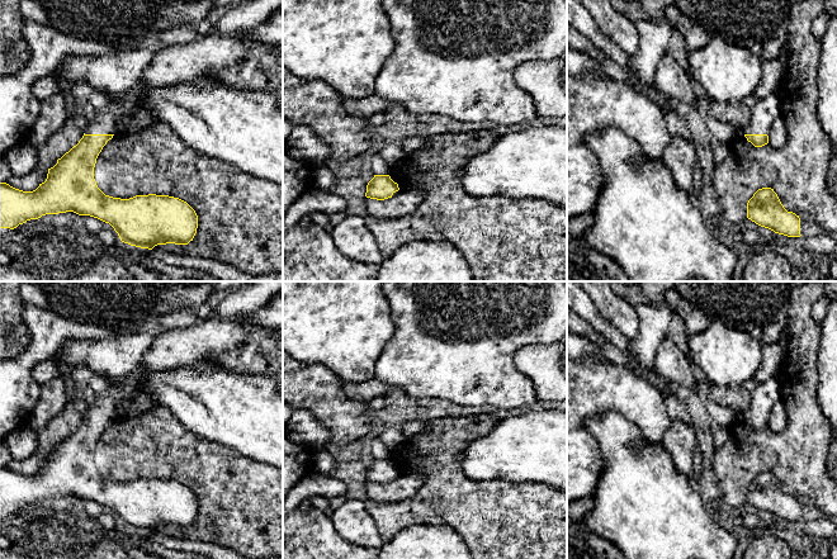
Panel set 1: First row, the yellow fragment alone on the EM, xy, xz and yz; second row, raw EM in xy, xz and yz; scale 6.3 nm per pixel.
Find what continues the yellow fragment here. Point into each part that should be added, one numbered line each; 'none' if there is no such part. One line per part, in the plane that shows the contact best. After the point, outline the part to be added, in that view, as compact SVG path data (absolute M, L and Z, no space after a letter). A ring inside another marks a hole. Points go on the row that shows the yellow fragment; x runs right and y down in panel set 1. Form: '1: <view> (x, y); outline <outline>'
1: xy (228, 43); outline M251 0L247 4L228 10L216 24L214 29L202 39L190 43L156 47L155 57L145 70L138 85L122 98L112 98L107 106L95 109L88 119L85 134L114 134L115 122L123 115L132 115L150 89L174 87L193 82L195 79L209 77L214 70L232 67L245 60L252 43L260 42L257 30L270 16L283 8L283 0Z

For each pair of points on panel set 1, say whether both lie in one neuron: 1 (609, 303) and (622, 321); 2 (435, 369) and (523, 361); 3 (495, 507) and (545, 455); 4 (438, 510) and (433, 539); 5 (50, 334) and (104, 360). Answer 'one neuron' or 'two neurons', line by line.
1: one neuron
2: two neurons
3: two neurons
4: two neurons
5: two neurons

